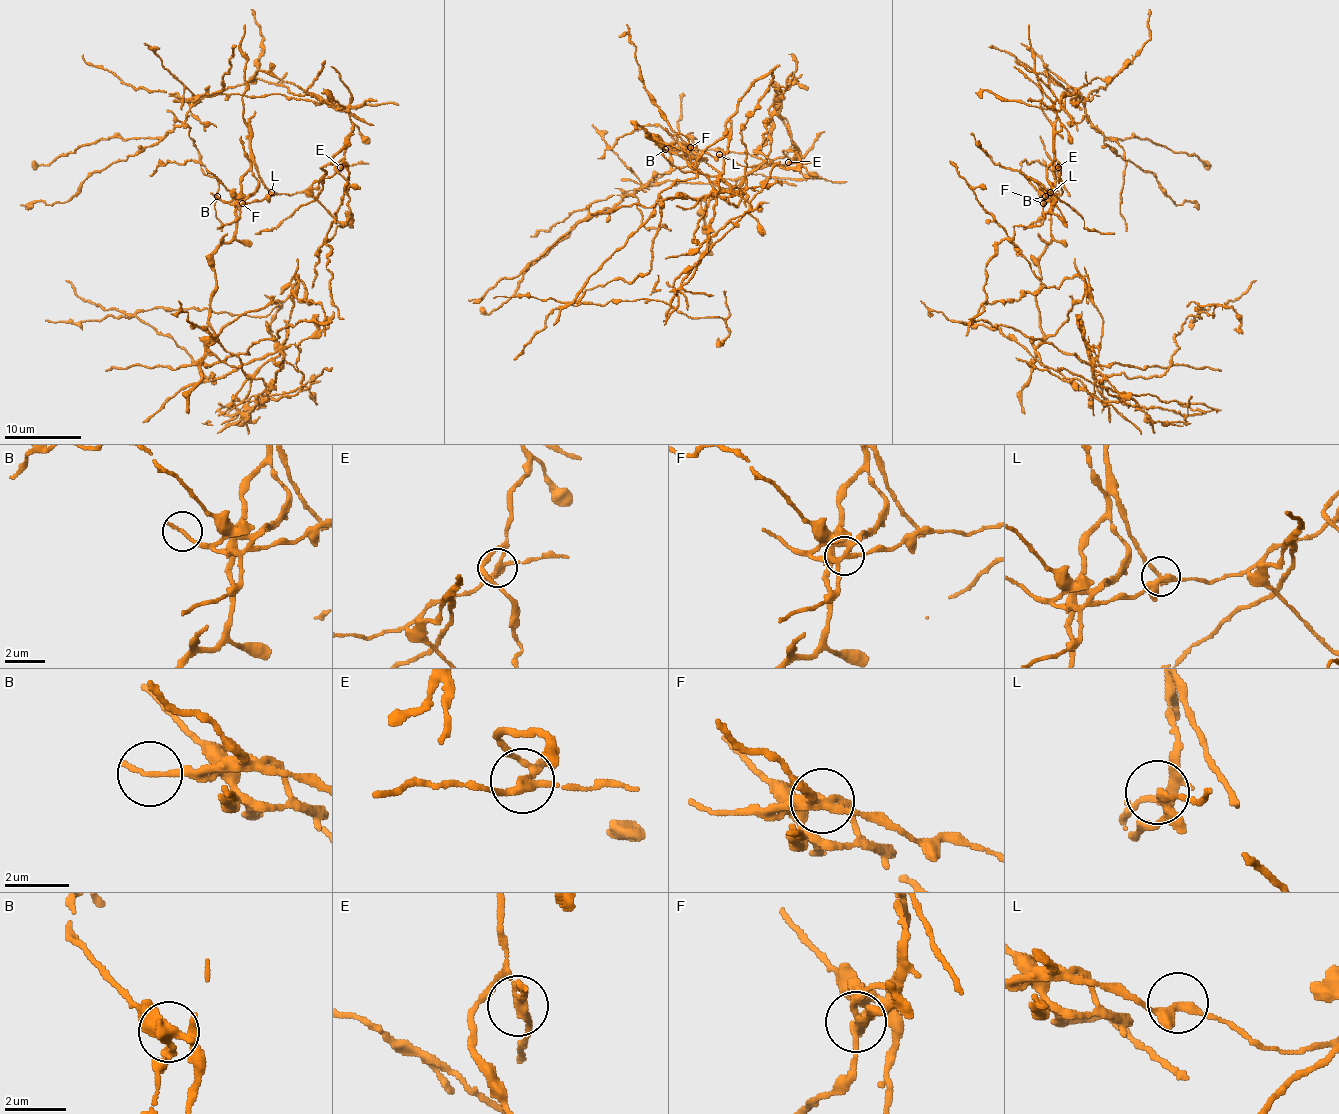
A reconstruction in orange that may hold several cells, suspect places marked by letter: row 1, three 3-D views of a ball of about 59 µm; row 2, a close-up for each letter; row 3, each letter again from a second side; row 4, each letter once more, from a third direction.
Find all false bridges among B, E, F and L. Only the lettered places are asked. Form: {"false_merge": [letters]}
{"false_merge": ["E", "F"]}

